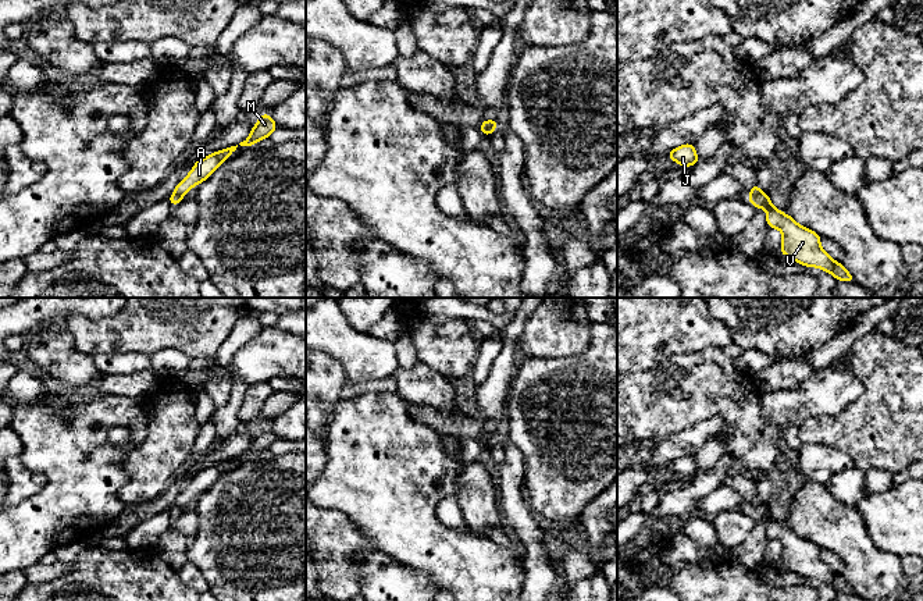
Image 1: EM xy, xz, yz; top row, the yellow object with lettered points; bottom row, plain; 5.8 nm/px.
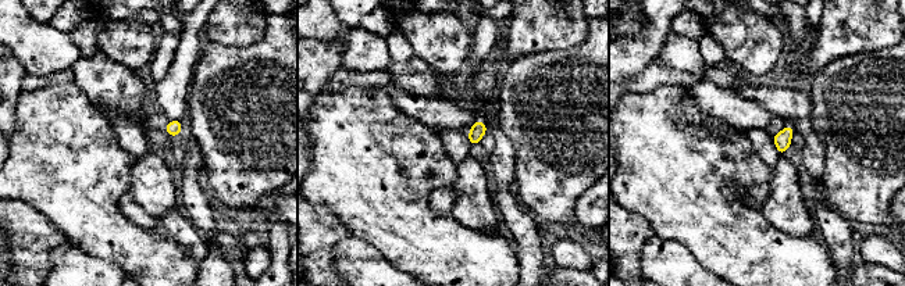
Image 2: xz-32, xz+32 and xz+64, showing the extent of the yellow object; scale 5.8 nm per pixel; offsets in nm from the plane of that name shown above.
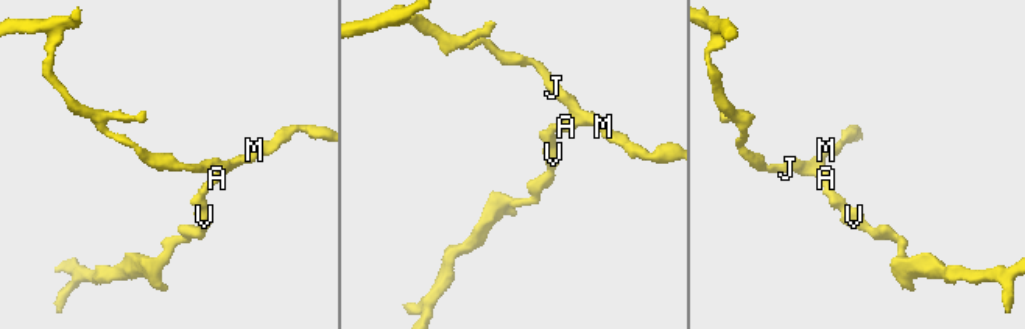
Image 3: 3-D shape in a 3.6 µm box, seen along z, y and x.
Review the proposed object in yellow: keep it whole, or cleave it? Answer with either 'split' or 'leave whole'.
split

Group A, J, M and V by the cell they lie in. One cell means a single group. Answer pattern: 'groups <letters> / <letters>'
groups A J M / V

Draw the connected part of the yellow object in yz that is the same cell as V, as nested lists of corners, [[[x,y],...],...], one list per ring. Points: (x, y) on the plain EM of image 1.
[[[752,505],[748,513],[756,520],[766,520],[769,540],[778,540],[783,545],[780,565],[801,575],[805,579],[817,579],[830,584],[835,591],[853,594],[853,587],[848,584],[841,573],[835,573],[820,558],[820,547],[809,540],[799,537],[792,529],[777,522],[769,505]]]

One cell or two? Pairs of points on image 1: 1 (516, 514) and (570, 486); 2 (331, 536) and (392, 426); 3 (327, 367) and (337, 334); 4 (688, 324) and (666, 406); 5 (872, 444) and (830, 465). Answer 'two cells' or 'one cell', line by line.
1: two cells
2: two cells
3: two cells
4: two cells
5: two cells

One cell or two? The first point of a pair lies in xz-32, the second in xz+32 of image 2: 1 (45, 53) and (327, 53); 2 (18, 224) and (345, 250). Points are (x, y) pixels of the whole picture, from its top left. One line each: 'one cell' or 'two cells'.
1: two cells
2: two cells

